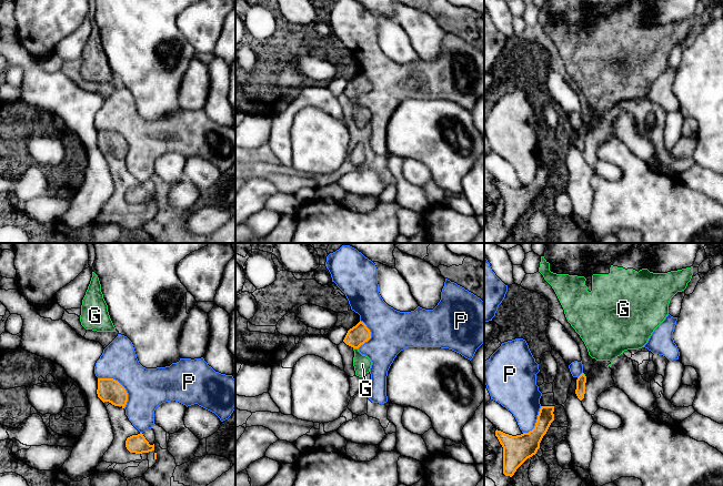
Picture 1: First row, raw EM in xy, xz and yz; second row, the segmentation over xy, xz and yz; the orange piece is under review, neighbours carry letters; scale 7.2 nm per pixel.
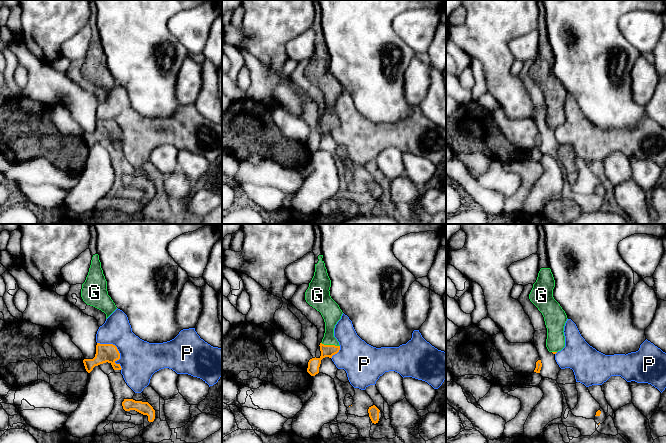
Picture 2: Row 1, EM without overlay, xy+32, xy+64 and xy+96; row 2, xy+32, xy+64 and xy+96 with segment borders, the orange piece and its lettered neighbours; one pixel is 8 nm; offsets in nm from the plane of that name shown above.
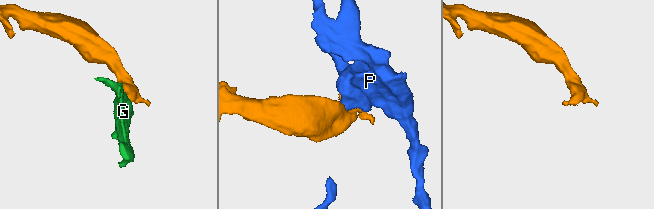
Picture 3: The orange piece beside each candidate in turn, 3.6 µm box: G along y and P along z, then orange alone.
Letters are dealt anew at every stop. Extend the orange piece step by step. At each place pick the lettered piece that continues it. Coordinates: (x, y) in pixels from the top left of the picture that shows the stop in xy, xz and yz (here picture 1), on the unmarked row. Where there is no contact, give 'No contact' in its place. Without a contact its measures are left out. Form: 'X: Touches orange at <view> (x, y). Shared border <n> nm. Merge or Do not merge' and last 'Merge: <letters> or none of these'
G: Touches orange at xz (355, 99). Shared border 40 nm. Merge
P: Touches orange at xy (121, 137). Shared border 300 nm. Do not merge
Merge: G

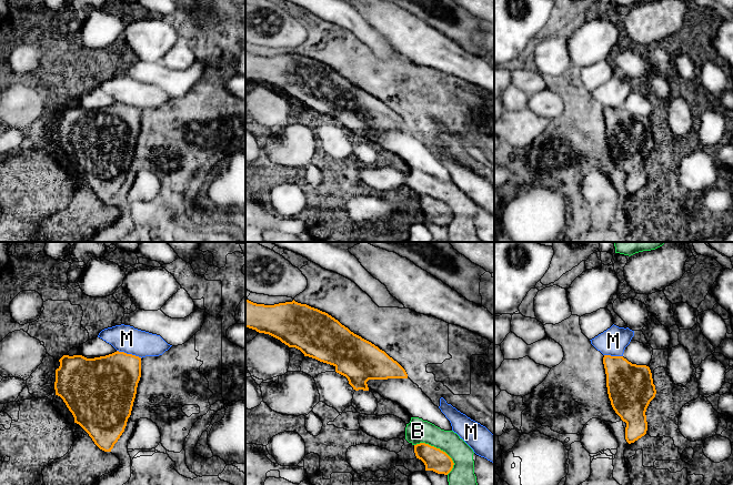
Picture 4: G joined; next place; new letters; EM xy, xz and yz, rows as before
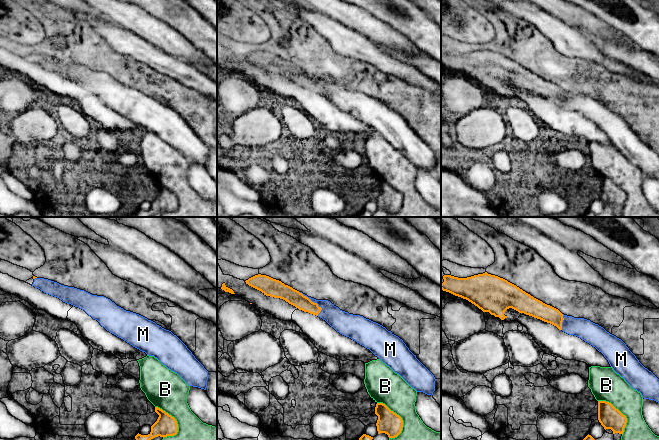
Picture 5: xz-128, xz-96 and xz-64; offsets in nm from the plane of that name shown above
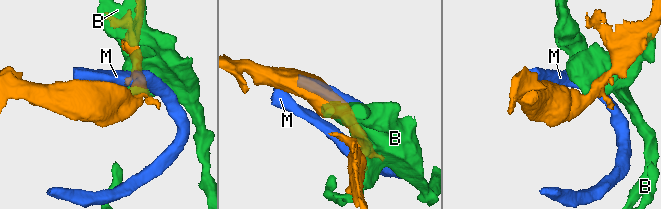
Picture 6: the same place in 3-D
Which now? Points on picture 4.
B: Touches orange at xz (439, 200). Shared border 340 nm. Do not merge
M: Touches orange at xy (129, 105). Shared border 190 nm. Do not merge
Merge: none of these

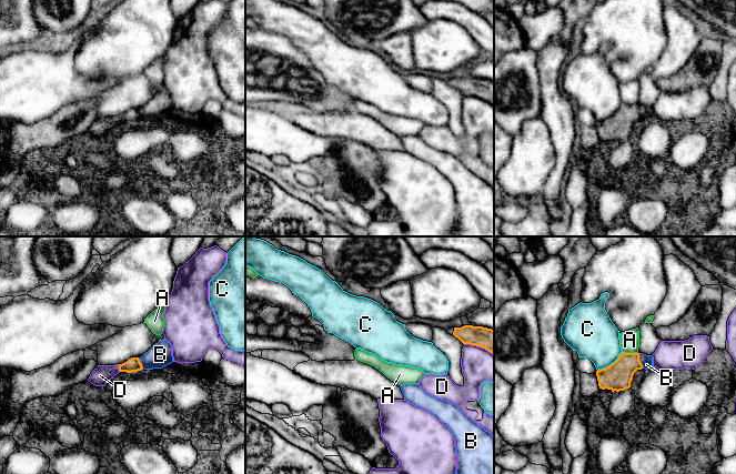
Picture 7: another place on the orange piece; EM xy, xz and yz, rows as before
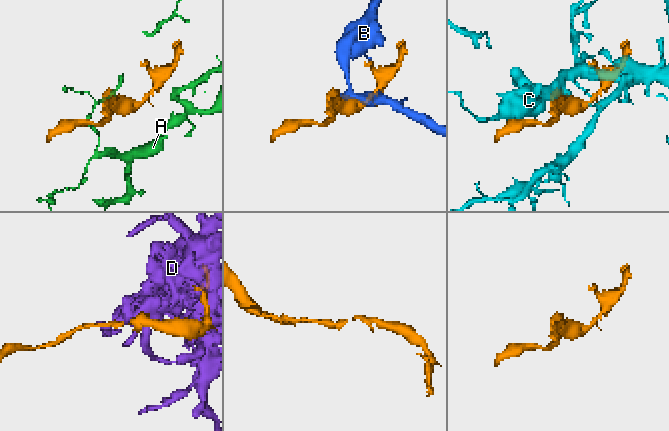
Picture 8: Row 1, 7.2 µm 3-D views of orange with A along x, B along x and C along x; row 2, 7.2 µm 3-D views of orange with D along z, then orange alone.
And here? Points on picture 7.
A: Touches orange at yz (631, 104). Shared border 110 nm. Do not merge
B: Touches orange at yz (639, 112). Shared border 120 nm. Do not merge
C: Touches orange at yz (611, 116). Shared border 240 nm. Do not merge
D: Touches orange at xy (119, 119). Shared border 60 nm. Do not merge
Merge: none of these

